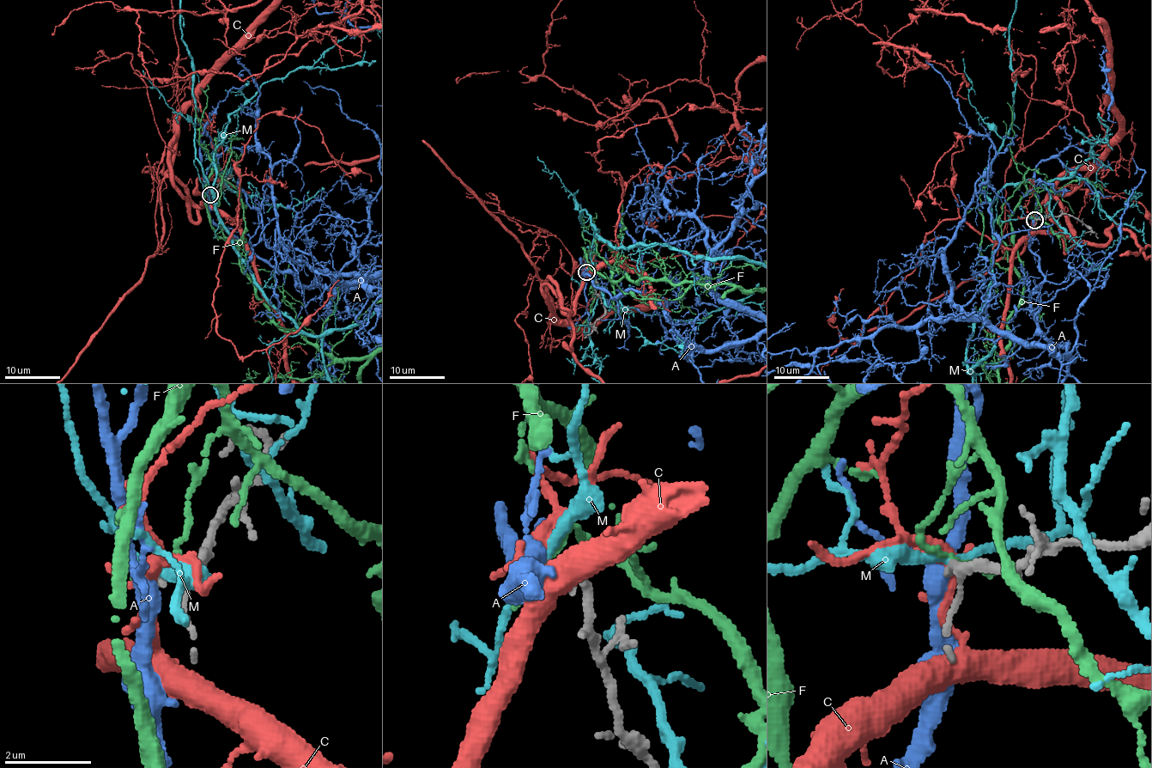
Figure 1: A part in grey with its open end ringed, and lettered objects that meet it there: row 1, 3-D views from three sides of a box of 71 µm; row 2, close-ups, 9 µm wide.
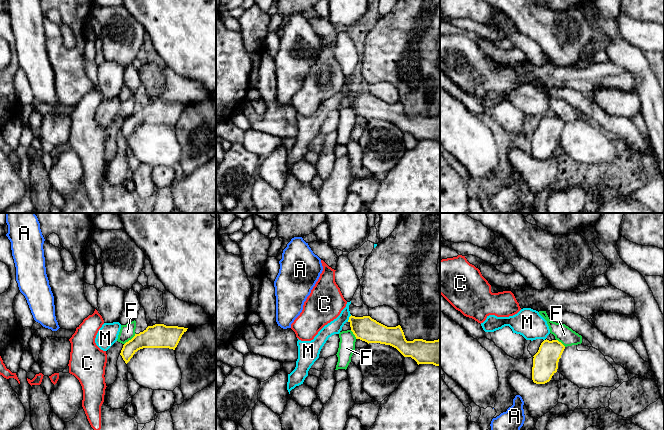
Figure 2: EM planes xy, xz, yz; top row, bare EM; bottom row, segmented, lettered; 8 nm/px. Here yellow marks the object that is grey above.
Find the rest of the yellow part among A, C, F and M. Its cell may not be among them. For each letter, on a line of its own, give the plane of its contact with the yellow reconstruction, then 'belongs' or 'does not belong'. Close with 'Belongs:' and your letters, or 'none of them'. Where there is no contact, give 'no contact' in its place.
A: no contact; belongs
C: no contact; does not belong
F: meets yellow in xy; does not belong
M: meets yellow in xz; does not belong
Belongs: A

